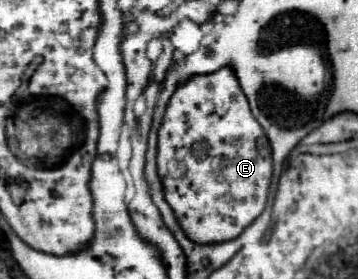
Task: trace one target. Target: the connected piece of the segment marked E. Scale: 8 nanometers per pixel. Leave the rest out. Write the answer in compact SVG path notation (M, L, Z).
M229 67L209 75L195 75L185 85L179 85L179 89L173 93L159 129L157 167L163 179L165 199L173 207L181 229L195 243L221 243L235 239L261 215L273 175L271 148L265 131L251 115L247 97L243 95L239 81Z

